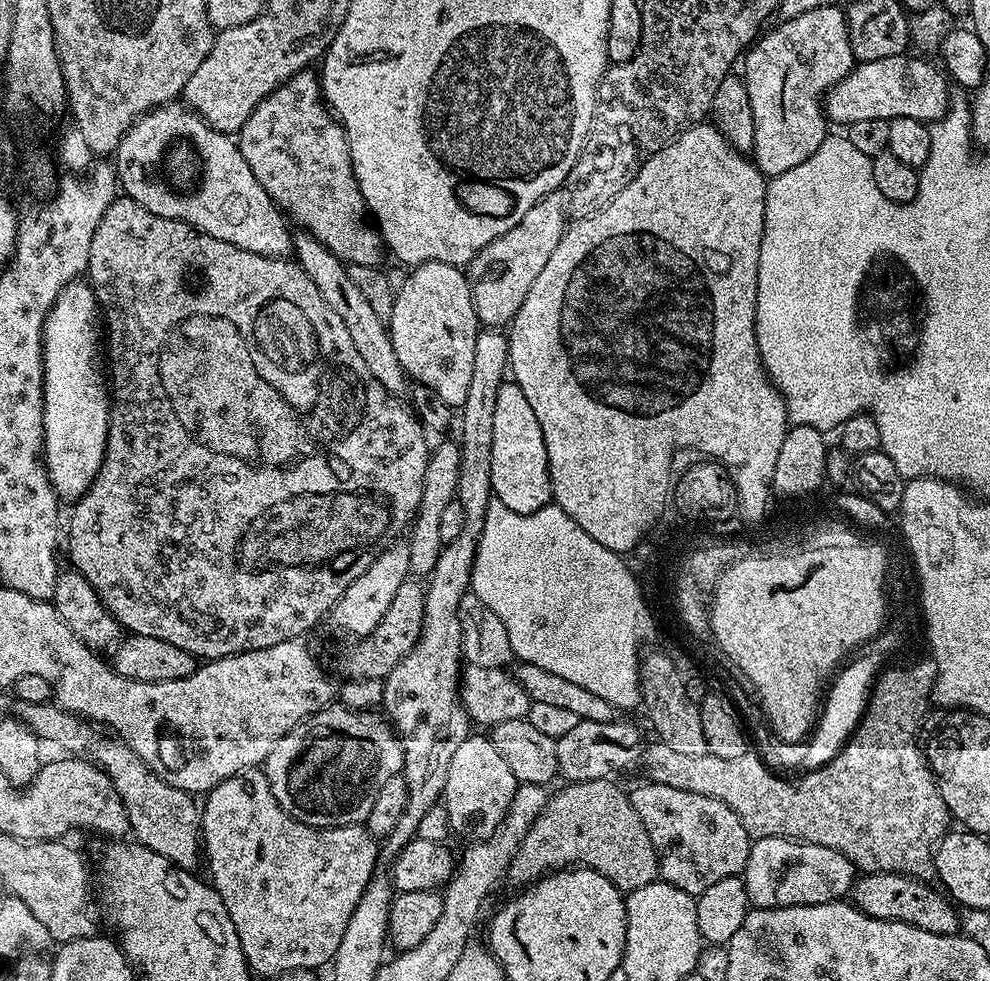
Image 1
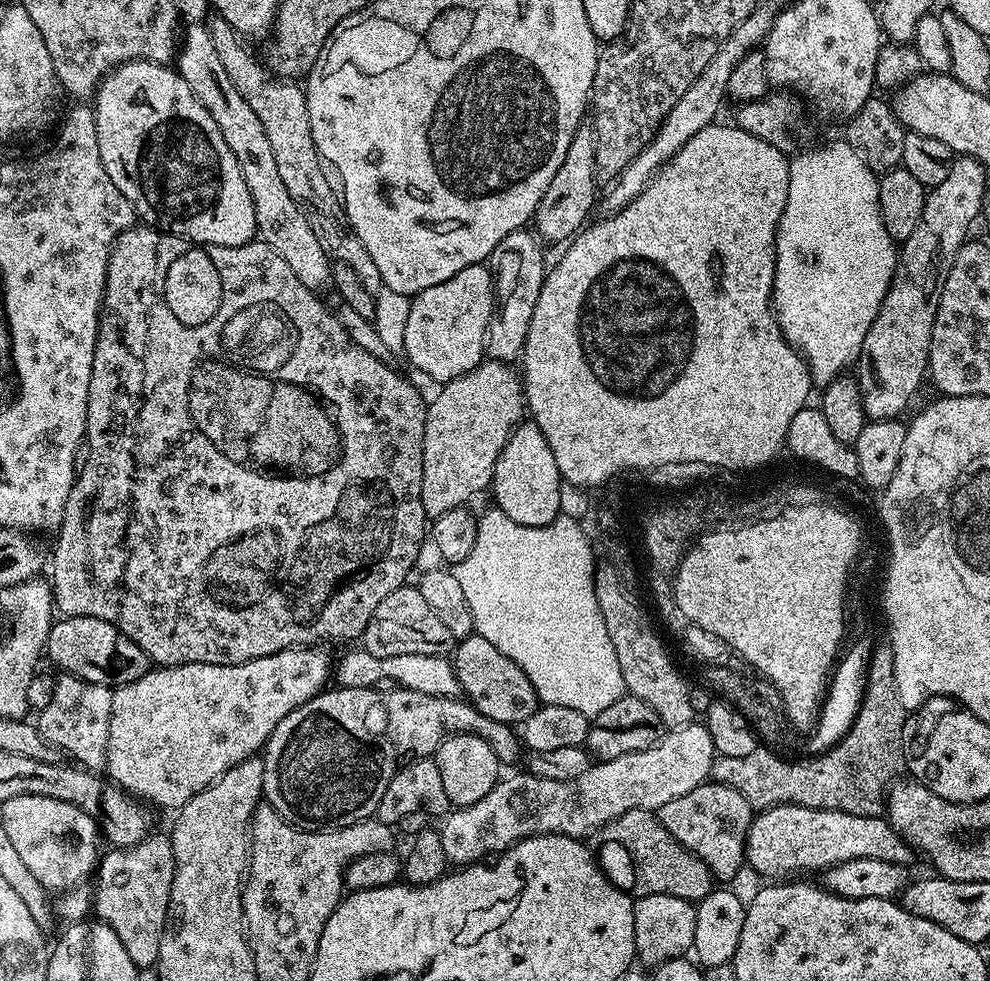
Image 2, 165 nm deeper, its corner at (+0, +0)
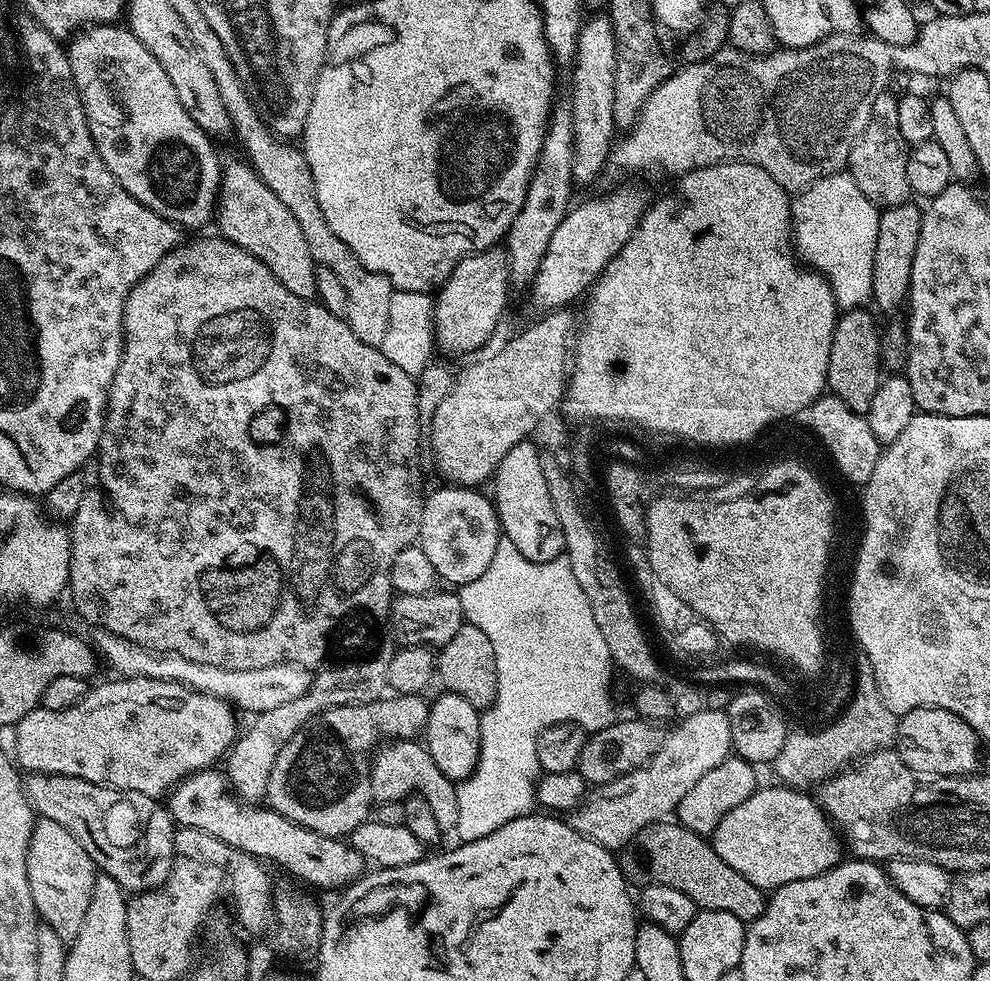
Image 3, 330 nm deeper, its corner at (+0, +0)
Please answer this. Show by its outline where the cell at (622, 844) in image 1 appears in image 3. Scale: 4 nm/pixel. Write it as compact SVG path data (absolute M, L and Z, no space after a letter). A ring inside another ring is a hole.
M678 822L648 824L636 835L636 856L644 867L647 883L671 886L686 894L700 910L726 910L734 918L751 922L759 918L766 903L766 892L748 882L715 853L705 837L683 828Z

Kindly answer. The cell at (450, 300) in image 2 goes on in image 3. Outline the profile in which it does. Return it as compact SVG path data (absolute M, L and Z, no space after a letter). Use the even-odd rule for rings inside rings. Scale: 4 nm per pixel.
M493 246L483 252L473 252L462 258L448 275L448 280L441 284L434 296L432 310L432 328L434 329L434 344L437 349L449 352L452 356L460 356L463 352L479 353L484 343L496 332L496 323L508 304L510 281L508 279L508 254L503 247Z

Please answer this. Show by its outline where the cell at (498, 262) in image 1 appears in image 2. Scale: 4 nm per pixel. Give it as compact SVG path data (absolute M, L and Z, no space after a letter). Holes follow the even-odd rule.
M581 126L574 134L574 142L570 142L570 150L566 150L566 158L562 158L562 166L550 178L550 186L542 194L542 202L538 202L534 217L534 231L541 241L556 244L559 240L568 242L573 239L589 223L588 215L592 207L597 207L598 192L596 187L596 163L594 162L594 146L596 133L591 127Z

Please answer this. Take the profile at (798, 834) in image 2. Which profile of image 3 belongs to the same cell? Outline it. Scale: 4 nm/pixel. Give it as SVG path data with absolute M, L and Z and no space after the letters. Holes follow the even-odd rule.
M773 785L759 787L750 798L730 810L710 837L715 853L765 892L776 891L790 882L817 877L841 863L844 854L831 820L813 797L787 785Z

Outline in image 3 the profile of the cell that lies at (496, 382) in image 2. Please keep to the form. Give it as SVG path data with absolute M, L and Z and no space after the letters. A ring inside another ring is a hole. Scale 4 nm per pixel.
M552 310L549 311L547 314L541 316L544 317L542 317L541 320L534 321L533 324L529 326L529 328L522 329L521 332L518 333L517 336L513 338L513 340L506 341L505 344L502 345L501 348L498 349L497 352L493 354L493 356L481 355L479 358L476 358L476 359L481 358L481 360L474 361L473 364L469 366L469 368L464 368L461 370L461 372L457 371L455 373L452 385L450 386L450 394L446 394L446 398L442 398L442 402L438 402L438 410L434 410L434 414L430 417L430 424L432 424L432 456L434 459L436 459L437 470L440 471L441 474L444 475L446 479L448 479L445 481L447 481L449 485L459 486L462 488L476 488L477 486L480 486L480 483L482 483L483 480L491 481L493 479L497 466L499 466L499 464L502 462L502 458L506 458L506 454L510 454L510 450L514 450L514 446L518 446L518 442L522 442L523 440L529 439L529 437L533 435L535 426L537 425L541 417L553 412L553 410L557 407L557 405L559 405L561 401L563 401L566 395L566 385L568 383L568 364L570 361L570 345L573 343L574 333L577 331L578 328L578 320L577 317L575 320L575 318L572 317L570 313L568 313L568 310Z

